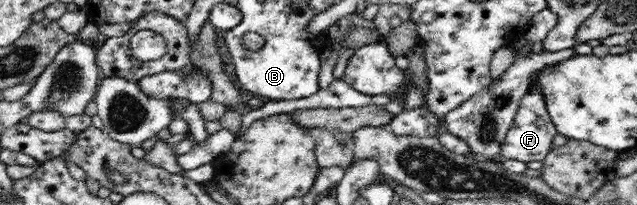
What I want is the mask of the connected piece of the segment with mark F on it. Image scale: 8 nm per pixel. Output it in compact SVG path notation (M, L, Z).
M535 71L528 79L528 89L519 103L519 109L516 110L511 129L508 129L507 135L499 145L501 159L506 158L527 164L542 161L551 151L551 143L558 134L558 128L546 108L545 94L537 86L539 85L537 75L539 72Z

